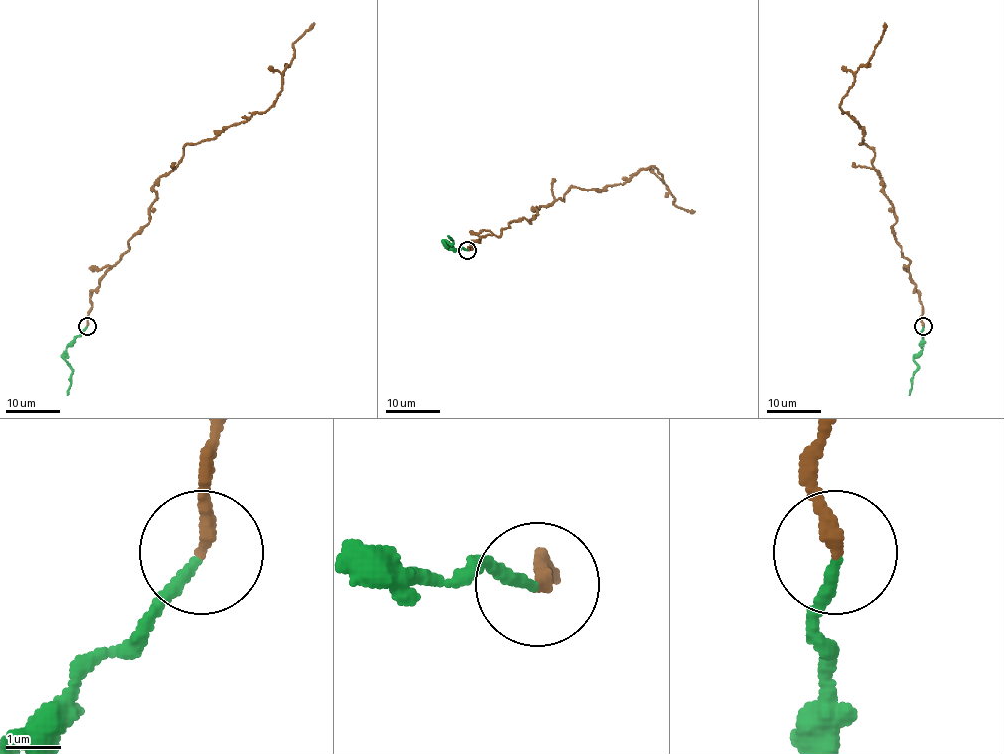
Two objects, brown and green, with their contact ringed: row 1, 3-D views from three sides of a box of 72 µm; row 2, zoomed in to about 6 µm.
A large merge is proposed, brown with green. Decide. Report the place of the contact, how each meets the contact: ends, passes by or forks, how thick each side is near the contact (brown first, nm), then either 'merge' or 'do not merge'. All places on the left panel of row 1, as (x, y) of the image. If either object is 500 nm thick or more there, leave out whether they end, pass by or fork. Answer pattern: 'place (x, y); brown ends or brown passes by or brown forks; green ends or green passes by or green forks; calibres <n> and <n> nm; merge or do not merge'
place (87, 326); brown ends; green ends; calibres 240 and 220 nm; do not merge

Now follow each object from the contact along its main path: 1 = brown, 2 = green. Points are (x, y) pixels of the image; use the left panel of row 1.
1: (87, 326), (90, 294), (149, 221), (154, 183), (188, 144), (265, 112), (293, 43), (314, 23)
2: (87, 327), (67, 347), (65, 360), (72, 373), (67, 395)

